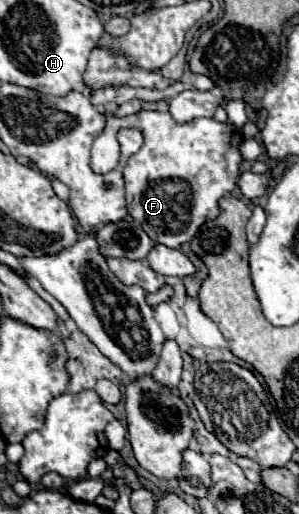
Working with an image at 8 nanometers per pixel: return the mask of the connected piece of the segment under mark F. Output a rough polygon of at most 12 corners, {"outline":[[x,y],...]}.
{"outline":[[116,117],[144,147],[124,169],[128,213],[174,249],[236,189],[240,127]]}

